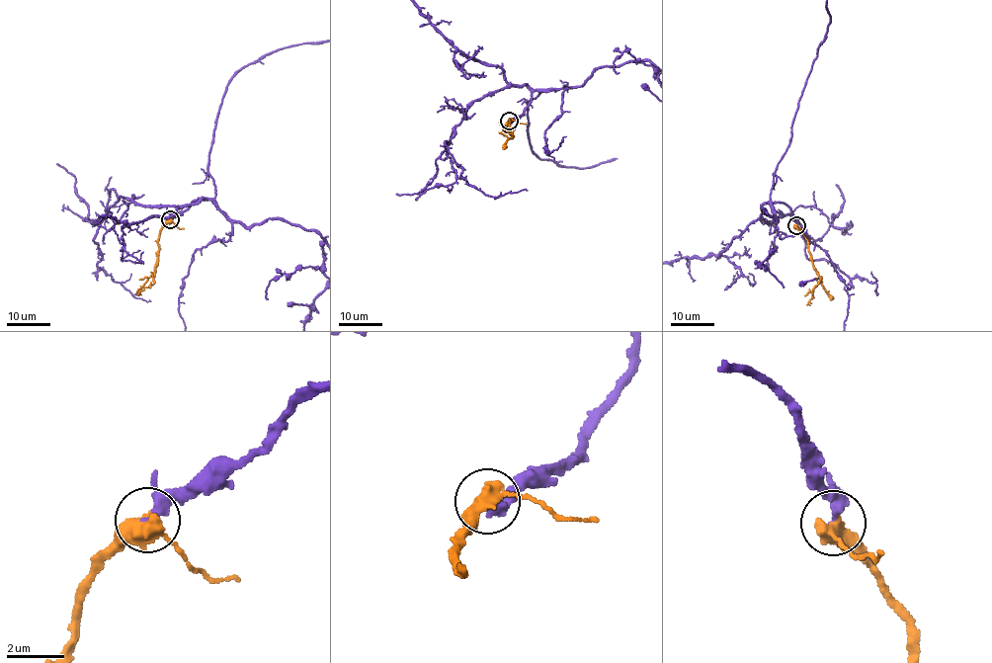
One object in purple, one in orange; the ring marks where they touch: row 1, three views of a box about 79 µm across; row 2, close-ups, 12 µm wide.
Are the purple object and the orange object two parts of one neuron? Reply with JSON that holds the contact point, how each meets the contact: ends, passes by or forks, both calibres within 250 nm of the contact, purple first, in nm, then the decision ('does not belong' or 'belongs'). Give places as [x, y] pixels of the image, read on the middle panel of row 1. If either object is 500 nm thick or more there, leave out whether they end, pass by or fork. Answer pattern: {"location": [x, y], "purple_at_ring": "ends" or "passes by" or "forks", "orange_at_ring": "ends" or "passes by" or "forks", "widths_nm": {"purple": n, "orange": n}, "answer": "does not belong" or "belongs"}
{"location": [509, 121], "purple_at_ring": "passes by", "orange_at_ring": "passes by", "widths_nm": {"purple": 240, "orange": 480}, "answer": "belongs"}

